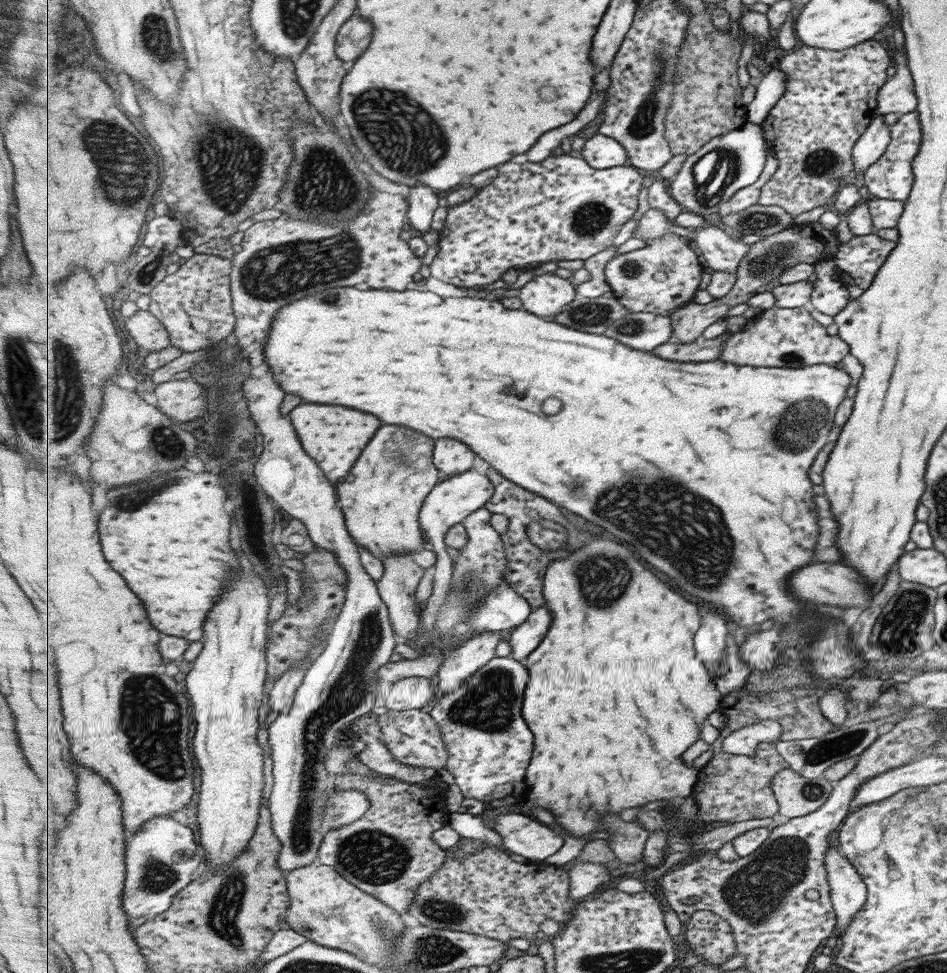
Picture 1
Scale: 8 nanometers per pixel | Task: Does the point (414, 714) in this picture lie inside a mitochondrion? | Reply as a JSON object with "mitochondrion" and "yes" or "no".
{"mitochondrion":"no"}

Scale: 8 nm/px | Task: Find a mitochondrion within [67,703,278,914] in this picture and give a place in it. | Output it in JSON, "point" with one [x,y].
{"point":[157,876]}

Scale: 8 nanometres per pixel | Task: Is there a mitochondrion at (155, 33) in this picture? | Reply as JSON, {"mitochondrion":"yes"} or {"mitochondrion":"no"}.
{"mitochondrion":"yes"}

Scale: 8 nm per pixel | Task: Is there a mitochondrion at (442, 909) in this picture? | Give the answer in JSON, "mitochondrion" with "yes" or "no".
{"mitochondrion":"yes"}

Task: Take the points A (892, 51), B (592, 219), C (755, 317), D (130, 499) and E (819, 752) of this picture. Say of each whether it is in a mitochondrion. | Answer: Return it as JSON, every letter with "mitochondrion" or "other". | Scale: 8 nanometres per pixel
{"A":"other","B":"mitochondrion","C":"other","D":"mitochondrion","E":"mitochondrion"}

